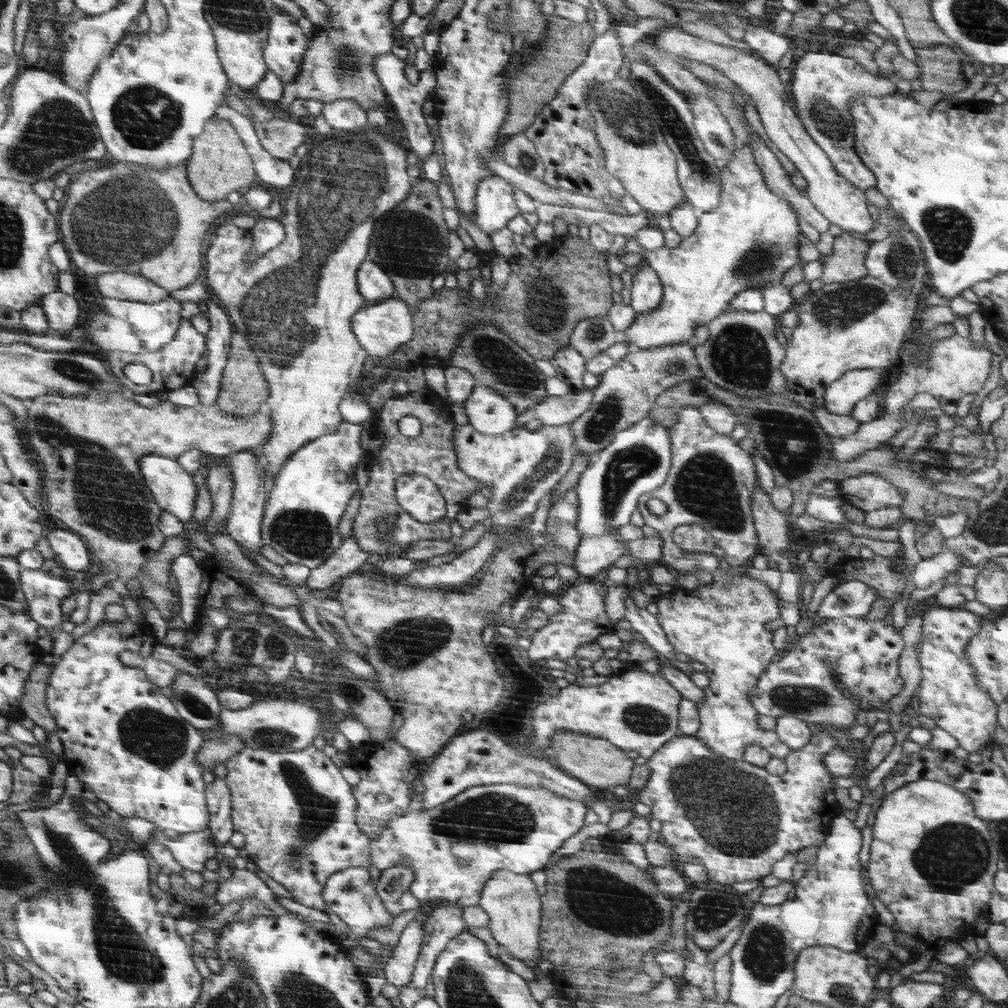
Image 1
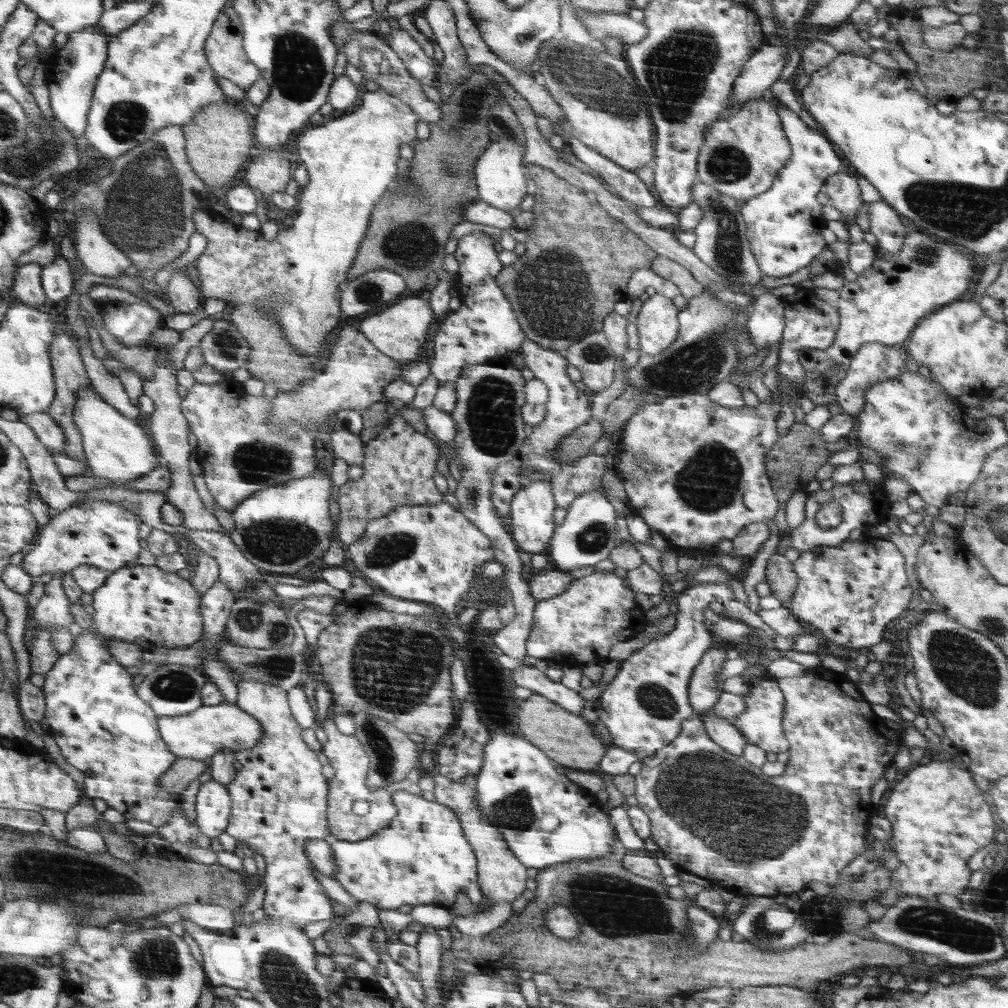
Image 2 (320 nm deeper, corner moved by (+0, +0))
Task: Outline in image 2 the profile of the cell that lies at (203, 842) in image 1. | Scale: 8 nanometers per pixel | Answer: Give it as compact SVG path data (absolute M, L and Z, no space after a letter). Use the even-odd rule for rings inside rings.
M214 780L201 784L196 796L196 818L201 833L211 839L225 832L229 825L231 802L227 788Z

